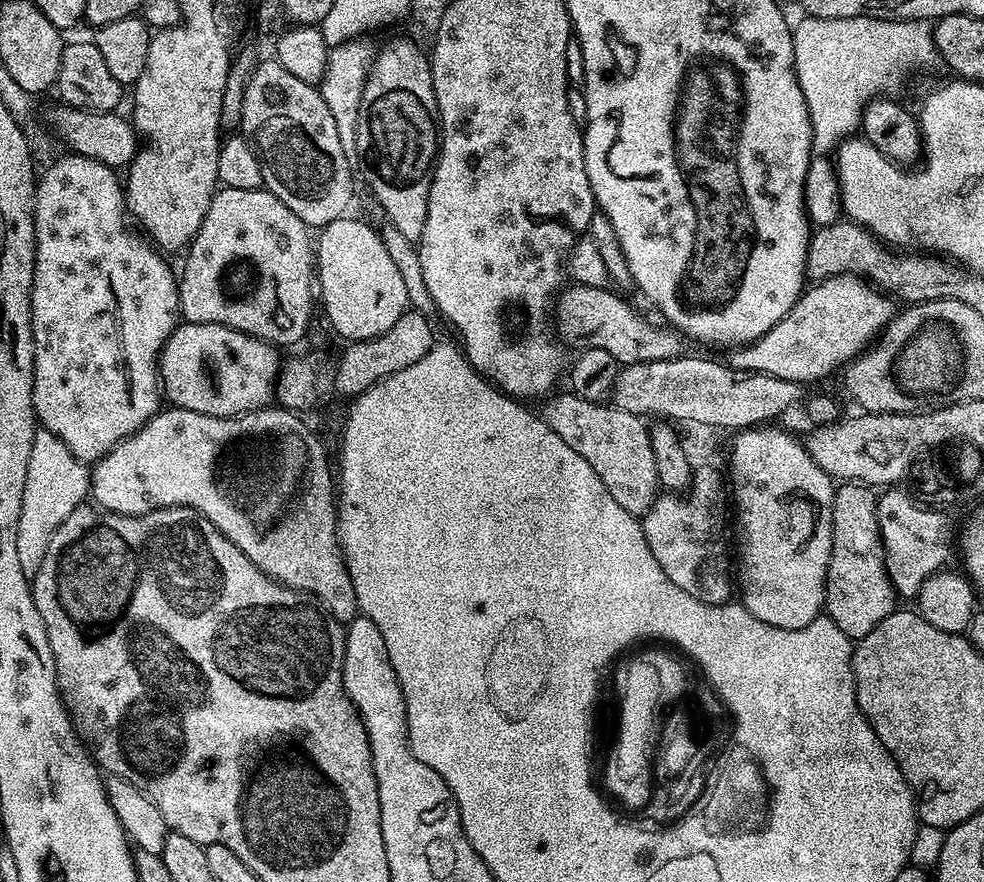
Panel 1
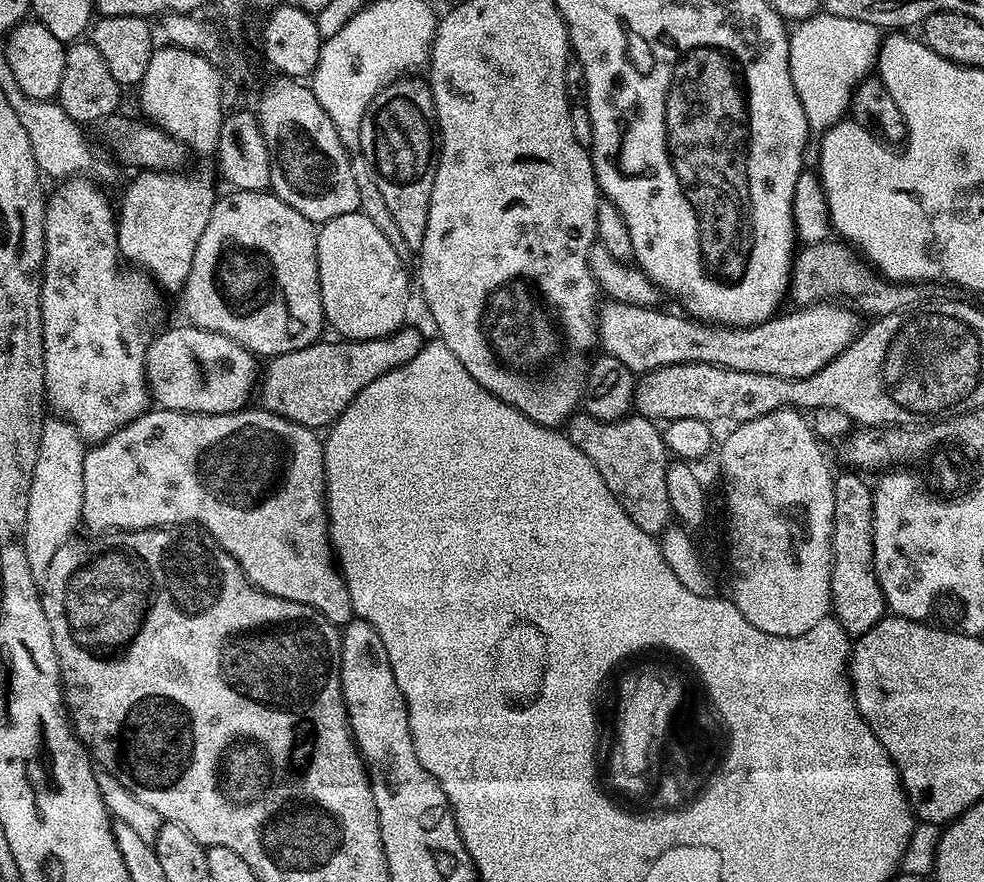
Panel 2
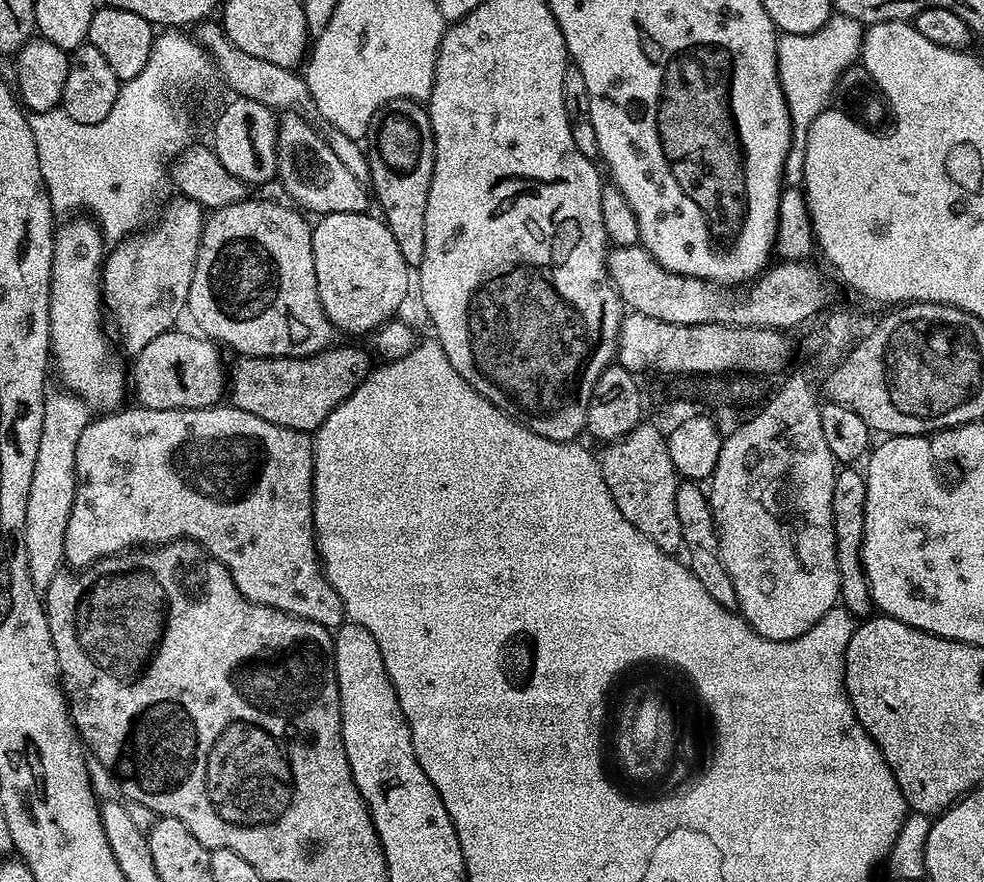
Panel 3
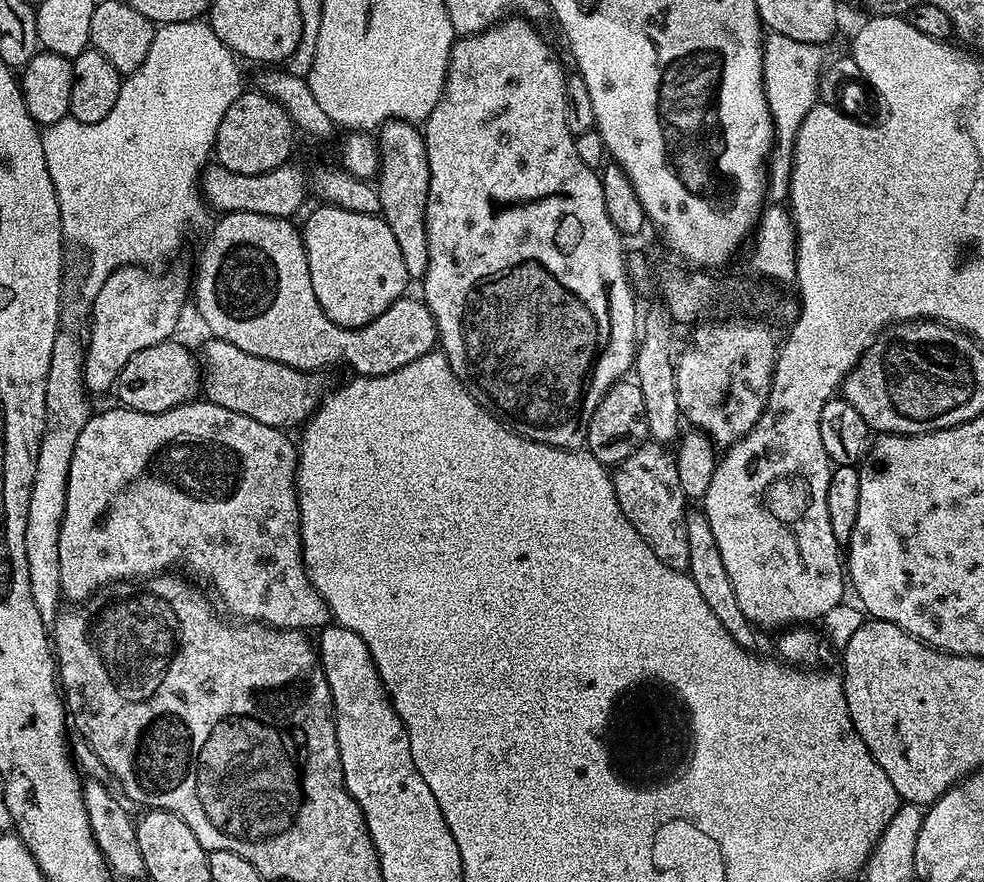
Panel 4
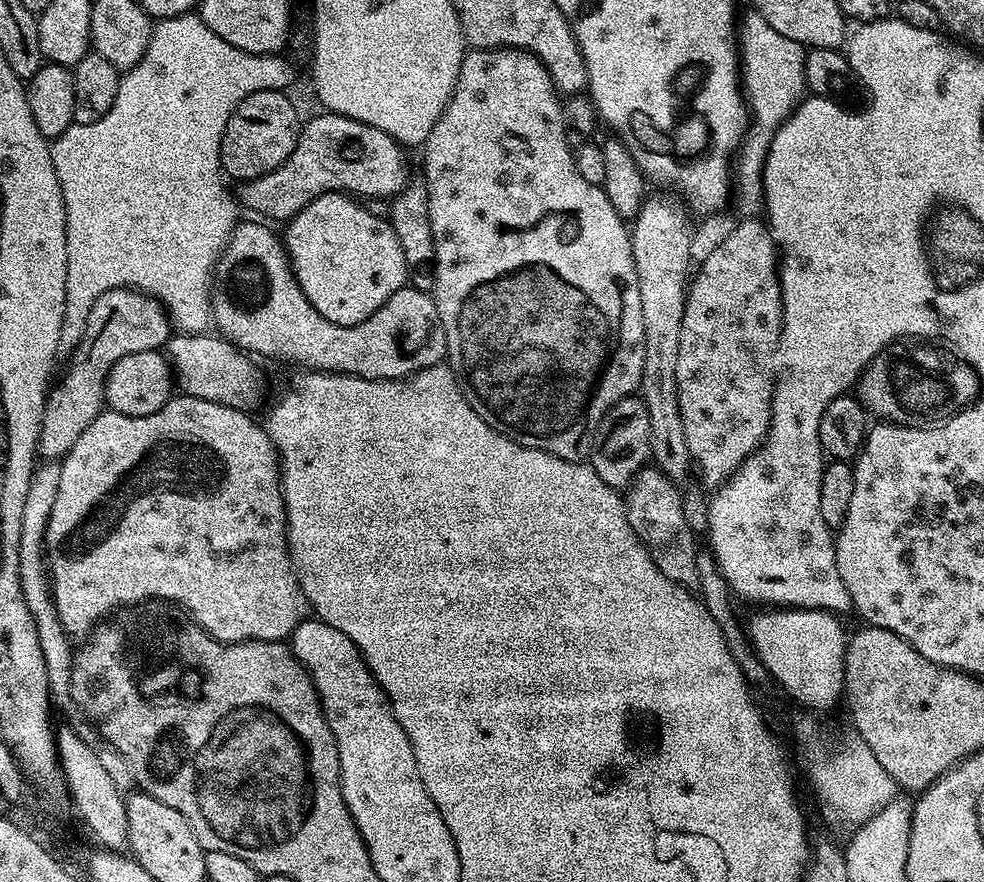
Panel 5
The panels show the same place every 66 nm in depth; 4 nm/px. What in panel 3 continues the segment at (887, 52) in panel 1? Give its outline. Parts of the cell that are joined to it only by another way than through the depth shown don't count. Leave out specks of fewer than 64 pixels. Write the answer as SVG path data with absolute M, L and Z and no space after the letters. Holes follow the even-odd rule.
M833 15L831 20L814 34L783 33L776 41L778 78L790 118L797 129L806 130L829 107L828 99L840 80L840 75L859 61L865 29L854 18Z

